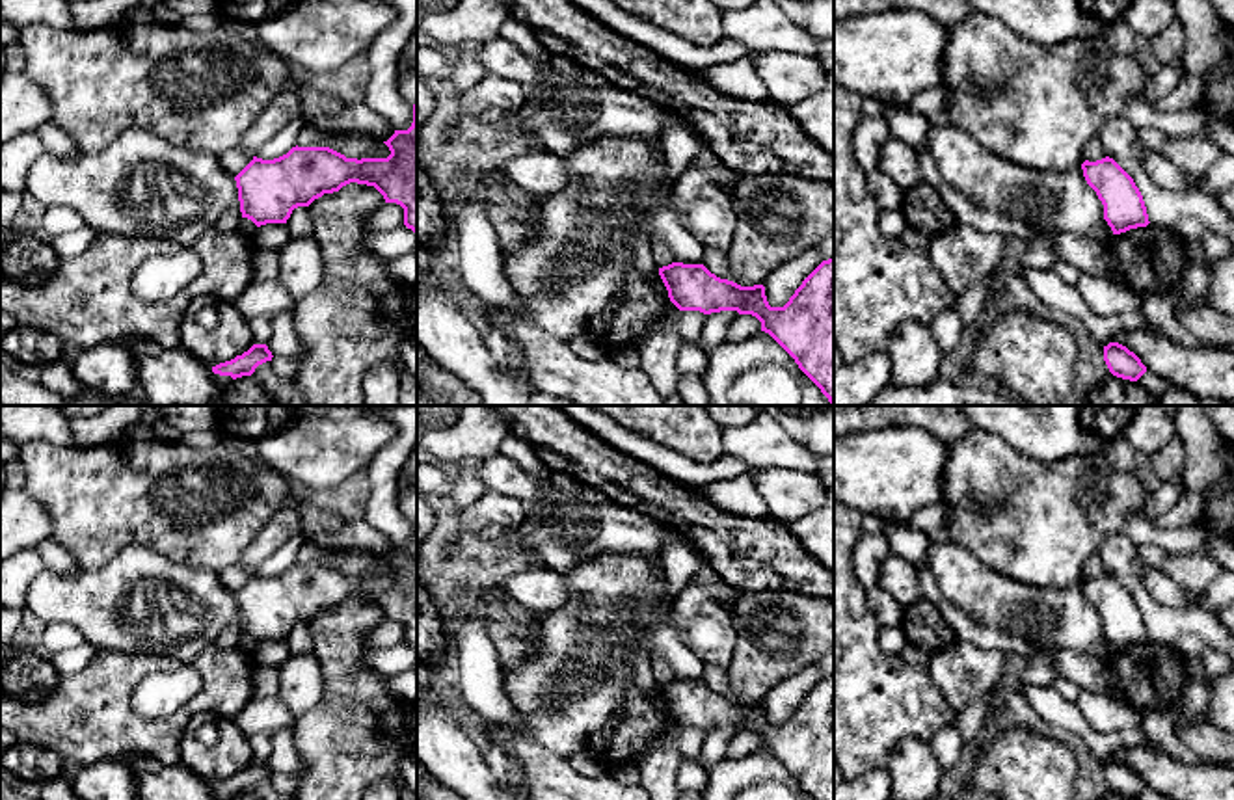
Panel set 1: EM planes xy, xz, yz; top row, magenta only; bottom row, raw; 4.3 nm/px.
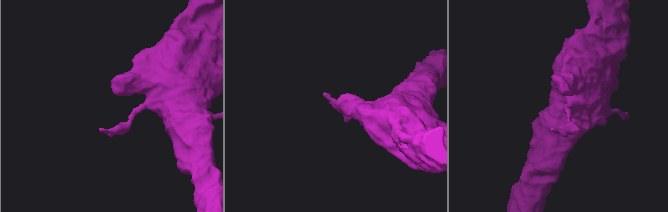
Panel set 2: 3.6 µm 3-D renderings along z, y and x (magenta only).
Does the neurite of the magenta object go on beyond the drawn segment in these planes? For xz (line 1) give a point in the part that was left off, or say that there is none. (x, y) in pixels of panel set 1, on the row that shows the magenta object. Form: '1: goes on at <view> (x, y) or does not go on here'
1: does not go on here

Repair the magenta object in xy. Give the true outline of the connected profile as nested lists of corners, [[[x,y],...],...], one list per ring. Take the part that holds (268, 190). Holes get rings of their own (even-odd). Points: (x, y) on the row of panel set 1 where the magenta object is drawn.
[[[413,104],[413,123],[408,130],[395,130],[383,141],[391,154],[387,158],[346,158],[329,147],[292,147],[287,154],[253,160],[235,177],[242,218],[257,227],[266,223],[287,223],[292,210],[309,207],[324,193],[339,192],[350,182],[374,186],[385,203],[396,203],[404,208],[404,225],[417,234],[417,104]]]

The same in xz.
[[[834,257],[823,260],[784,307],[771,307],[763,285],[741,287],[704,264],[659,268],[679,311],[752,314],[834,406]]]

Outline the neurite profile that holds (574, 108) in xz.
[[[501,35],[480,43],[476,60],[488,74],[517,82],[525,89],[521,104],[538,100],[521,132],[536,136],[543,153],[560,158],[599,138],[642,140],[666,149],[663,130],[670,121],[685,121],[588,69],[568,74],[551,65],[545,76],[534,58]]]

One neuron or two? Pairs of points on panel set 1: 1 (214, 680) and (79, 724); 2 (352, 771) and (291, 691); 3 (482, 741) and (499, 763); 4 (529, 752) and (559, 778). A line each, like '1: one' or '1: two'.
1: one
2: two
3: one
4: one

